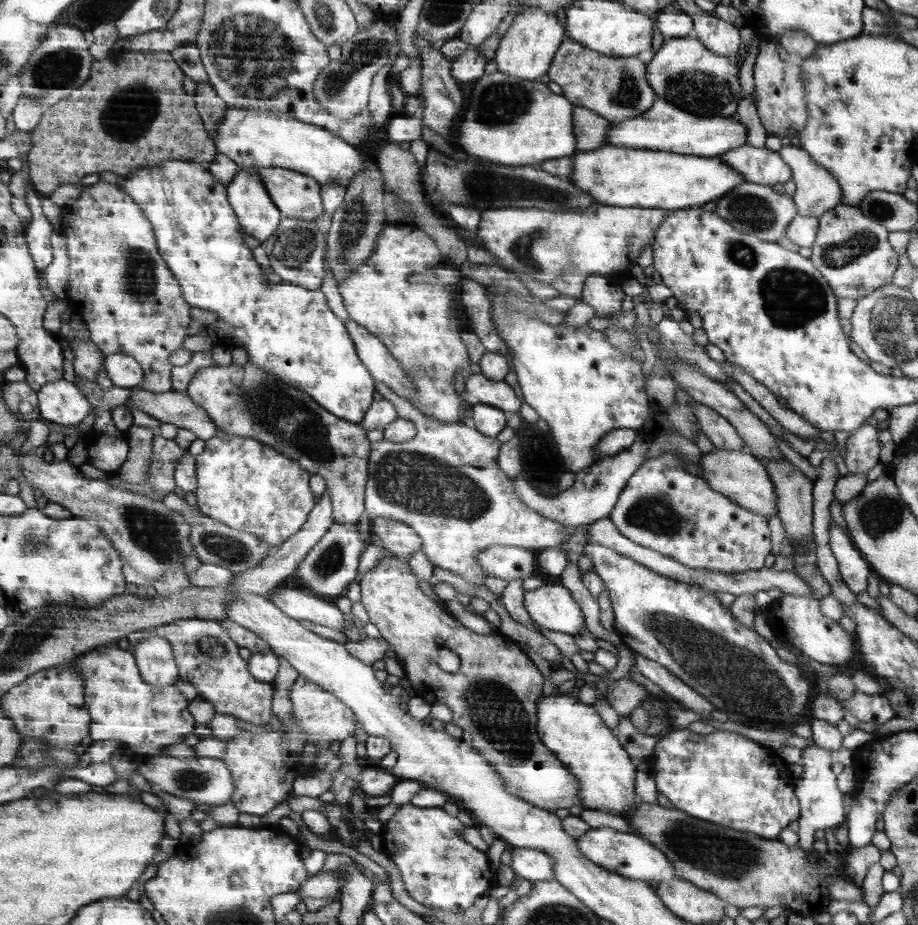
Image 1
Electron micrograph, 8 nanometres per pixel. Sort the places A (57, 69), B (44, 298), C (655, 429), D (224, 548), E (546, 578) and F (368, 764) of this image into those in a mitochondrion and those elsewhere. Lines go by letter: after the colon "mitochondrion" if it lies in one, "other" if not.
A: mitochondrion
B: other
C: other
D: mitochondrion
E: other
F: other

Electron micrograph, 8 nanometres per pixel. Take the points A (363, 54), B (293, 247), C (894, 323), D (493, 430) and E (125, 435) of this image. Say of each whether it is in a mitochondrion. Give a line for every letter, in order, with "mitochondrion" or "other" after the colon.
A: mitochondrion
B: mitochondrion
C: mitochondrion
D: other
E: other

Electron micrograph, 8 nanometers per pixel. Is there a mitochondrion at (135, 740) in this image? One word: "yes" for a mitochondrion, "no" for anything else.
no

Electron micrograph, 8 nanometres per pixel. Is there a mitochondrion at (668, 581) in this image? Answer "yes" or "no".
no

